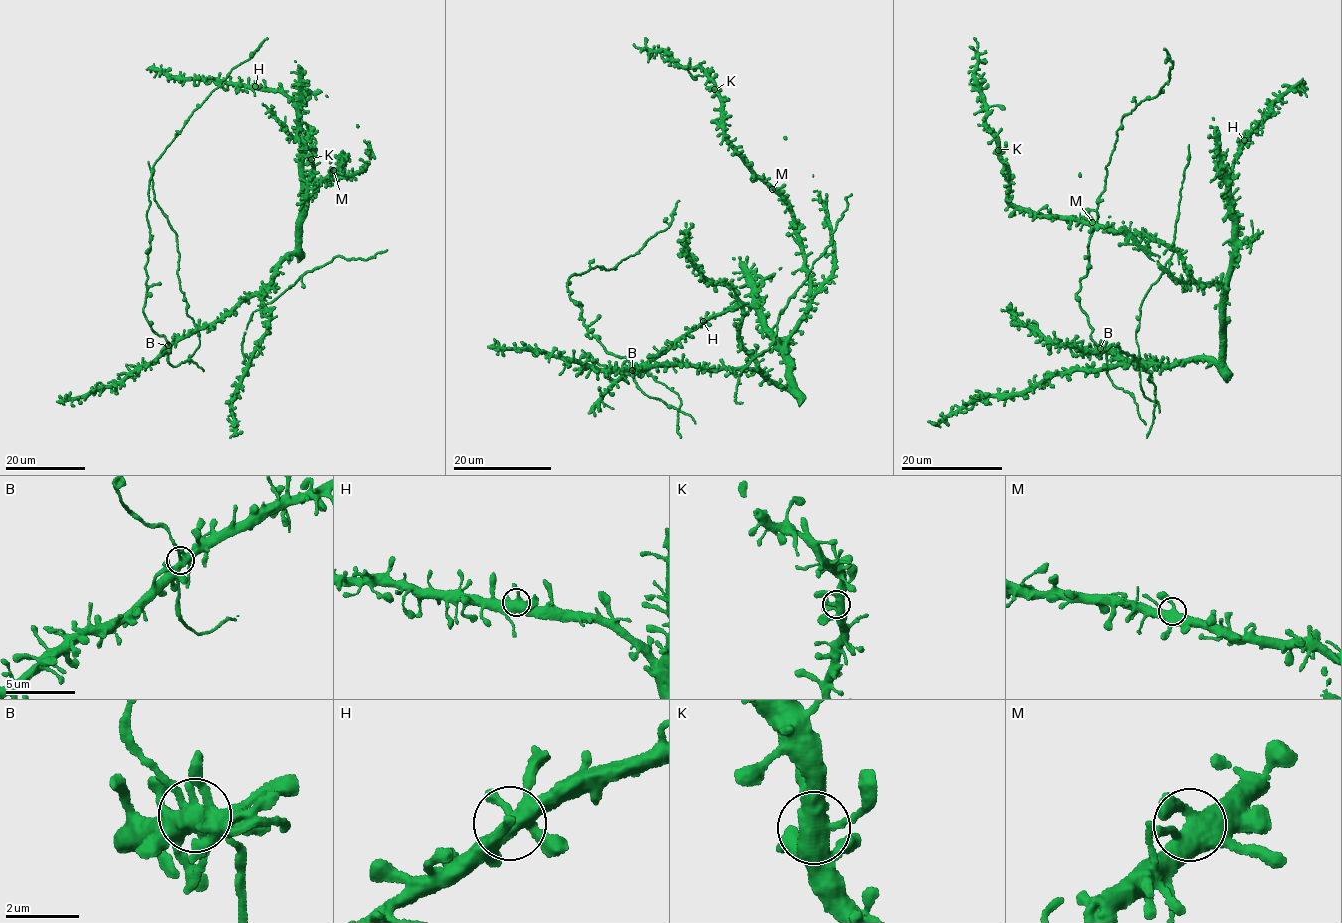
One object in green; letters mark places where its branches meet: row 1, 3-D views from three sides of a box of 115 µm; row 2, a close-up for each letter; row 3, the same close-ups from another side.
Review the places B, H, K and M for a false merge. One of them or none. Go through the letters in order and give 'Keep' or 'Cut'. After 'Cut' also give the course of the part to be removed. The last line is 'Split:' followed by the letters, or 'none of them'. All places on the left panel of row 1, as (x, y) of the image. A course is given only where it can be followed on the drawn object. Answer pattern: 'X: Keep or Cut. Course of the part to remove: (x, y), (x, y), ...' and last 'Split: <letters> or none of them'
B: Keep
H: Keep
K: Keep
M: Keep
Split: none of them

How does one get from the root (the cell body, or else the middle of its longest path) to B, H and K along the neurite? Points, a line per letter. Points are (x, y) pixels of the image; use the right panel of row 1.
B: (1160, 365), (1151, 359), (1121, 358), (1114, 350), (1100, 348)
H: (1160, 365), (1165, 369), (1199, 358), (1219, 360), (1224, 287), (1233, 252), (1230, 173), (1244, 140)
K: (1160, 365), (1219, 360), (1222, 287), (1194, 279), (1184, 259), (1141, 234), (1022, 211), (1009, 202), (998, 150)

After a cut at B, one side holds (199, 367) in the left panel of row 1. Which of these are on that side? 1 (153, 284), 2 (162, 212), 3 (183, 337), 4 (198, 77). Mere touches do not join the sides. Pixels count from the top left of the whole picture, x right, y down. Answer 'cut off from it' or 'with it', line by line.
1: with it
2: cut off from it
3: cut off from it
4: cut off from it

